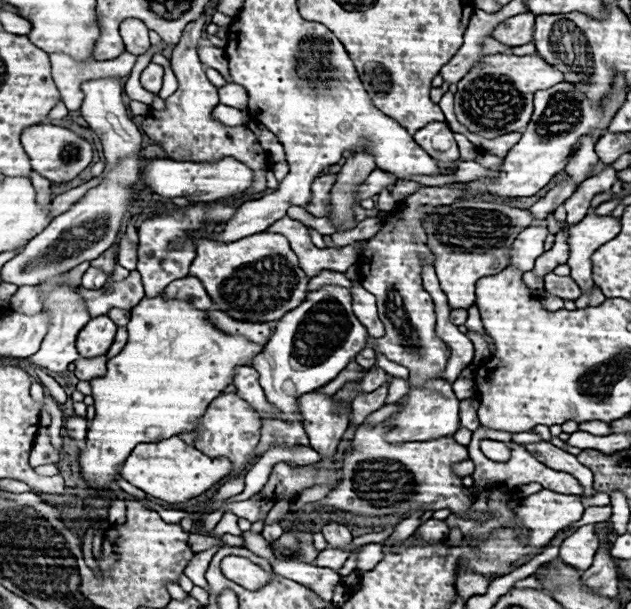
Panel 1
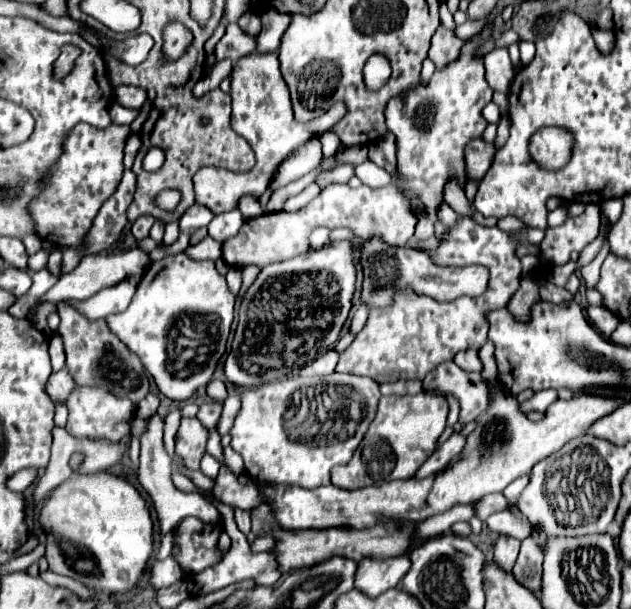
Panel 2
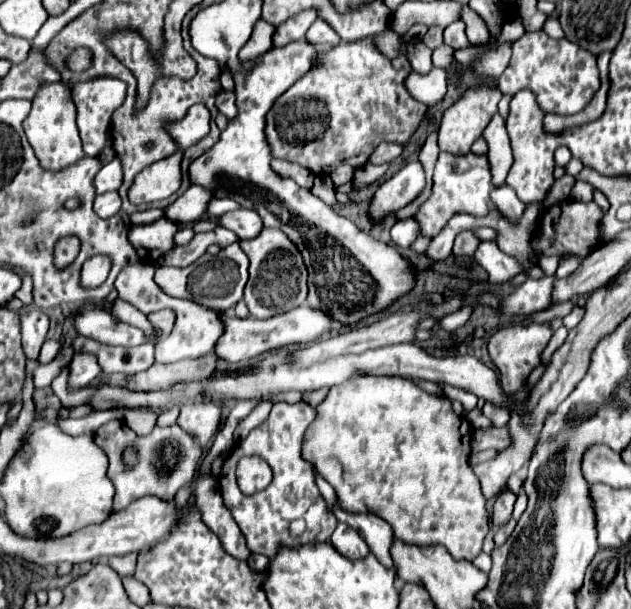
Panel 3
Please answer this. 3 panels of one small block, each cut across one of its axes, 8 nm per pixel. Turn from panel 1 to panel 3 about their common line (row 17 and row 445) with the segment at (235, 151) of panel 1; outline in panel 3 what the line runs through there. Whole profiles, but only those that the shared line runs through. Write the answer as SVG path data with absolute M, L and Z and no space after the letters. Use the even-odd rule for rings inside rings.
M184 404L178 416L178 424L190 436L194 436L202 448L206 448L208 442L212 442L212 438L220 430L220 422L220 406L212 404Z

